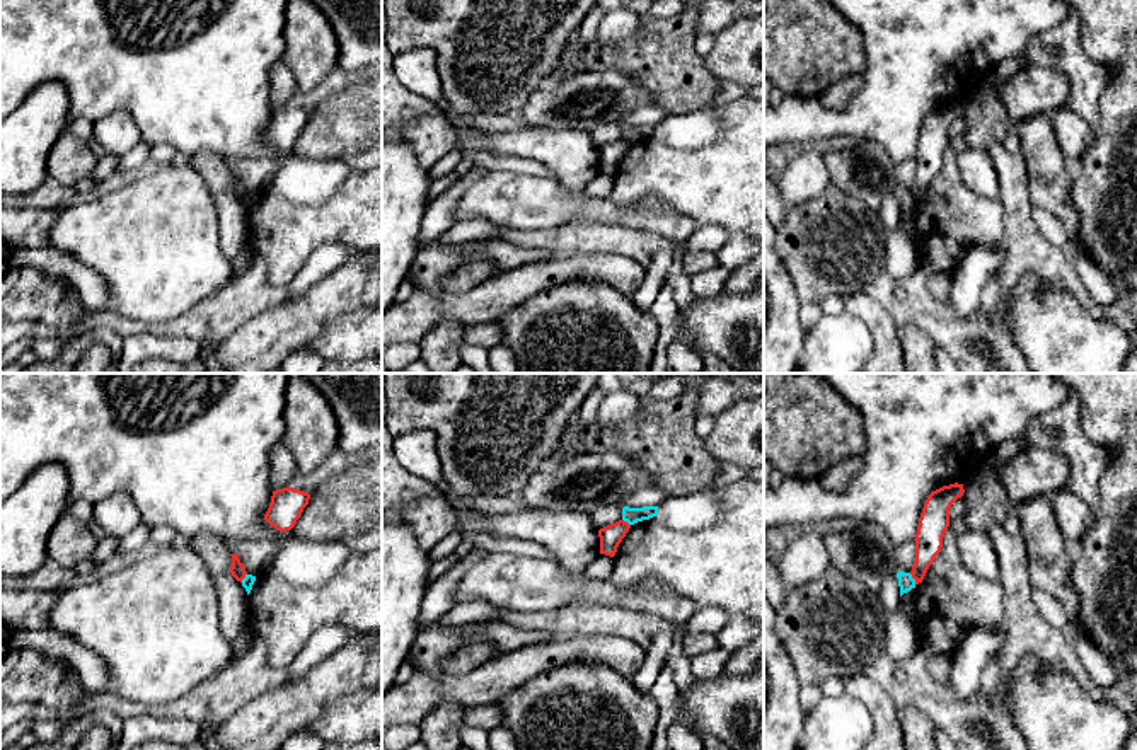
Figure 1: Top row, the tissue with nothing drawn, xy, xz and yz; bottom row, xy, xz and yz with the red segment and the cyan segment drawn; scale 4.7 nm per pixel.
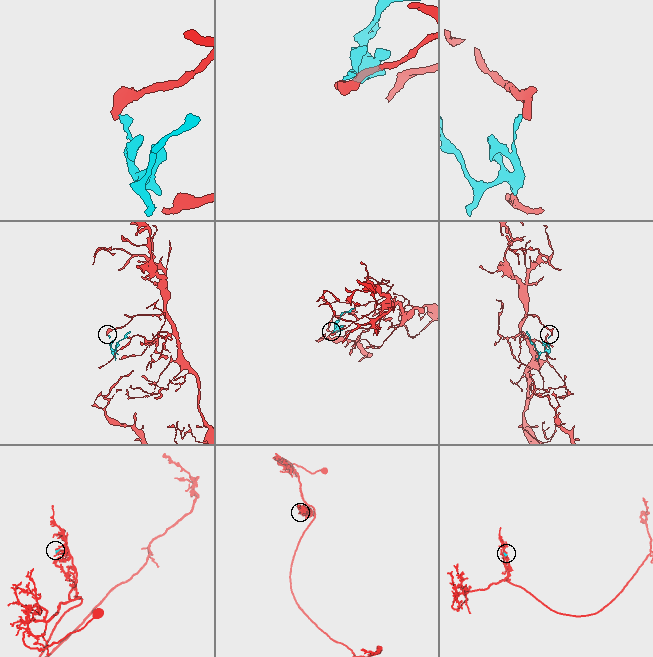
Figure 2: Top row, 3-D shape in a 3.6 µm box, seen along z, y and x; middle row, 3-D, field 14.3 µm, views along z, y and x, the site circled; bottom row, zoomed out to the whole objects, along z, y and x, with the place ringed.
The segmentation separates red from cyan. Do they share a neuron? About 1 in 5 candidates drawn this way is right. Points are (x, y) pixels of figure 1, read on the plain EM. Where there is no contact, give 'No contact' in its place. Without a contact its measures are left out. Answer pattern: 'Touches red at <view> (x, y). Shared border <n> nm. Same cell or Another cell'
Touches red at yz (912, 195). Shared border 70 nm. Another cell

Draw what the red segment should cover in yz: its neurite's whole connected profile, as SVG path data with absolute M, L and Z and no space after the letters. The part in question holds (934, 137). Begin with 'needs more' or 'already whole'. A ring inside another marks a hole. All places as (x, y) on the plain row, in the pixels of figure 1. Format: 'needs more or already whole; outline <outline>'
already whole; outline M955 101L932 109L926 118L914 157L915 181L910 193L915 203L922 201L929 184L941 170L943 155L949 145L949 126L963 111L963 102Z

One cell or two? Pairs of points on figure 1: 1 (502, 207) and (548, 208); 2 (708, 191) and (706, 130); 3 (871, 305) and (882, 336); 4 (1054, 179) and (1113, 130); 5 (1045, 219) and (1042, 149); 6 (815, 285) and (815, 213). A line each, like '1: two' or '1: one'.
1: one
2: two
3: one
4: two
5: two
6: one

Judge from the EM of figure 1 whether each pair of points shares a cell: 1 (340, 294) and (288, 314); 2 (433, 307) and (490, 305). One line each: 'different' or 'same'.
1: same
2: same

